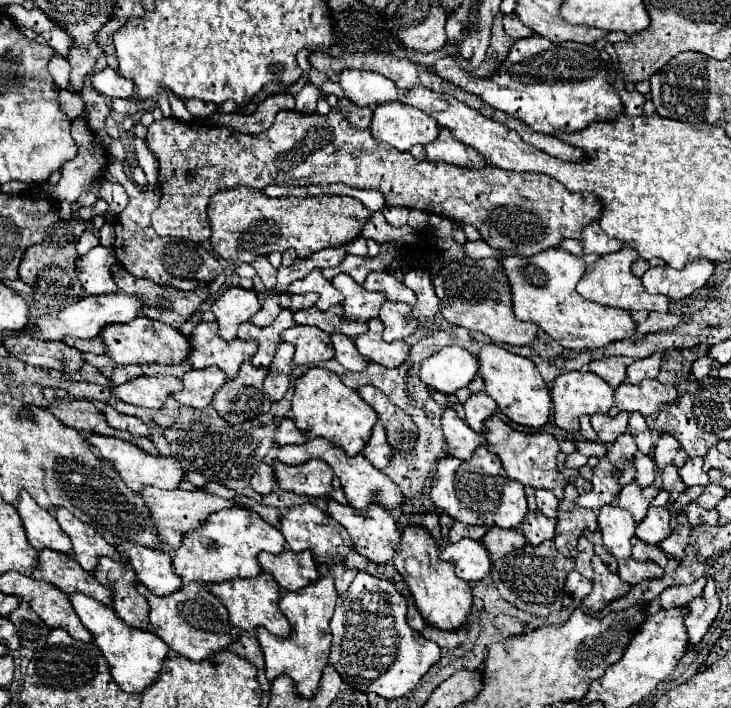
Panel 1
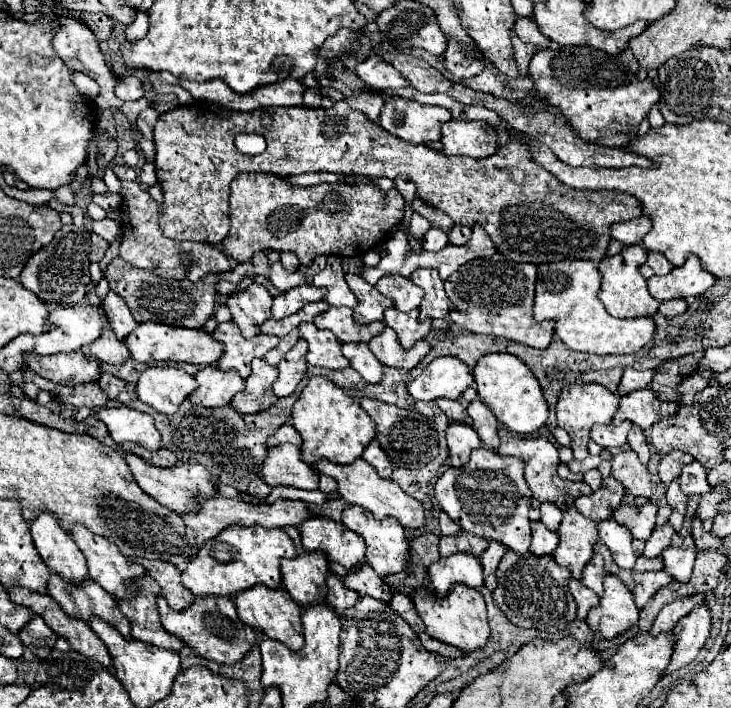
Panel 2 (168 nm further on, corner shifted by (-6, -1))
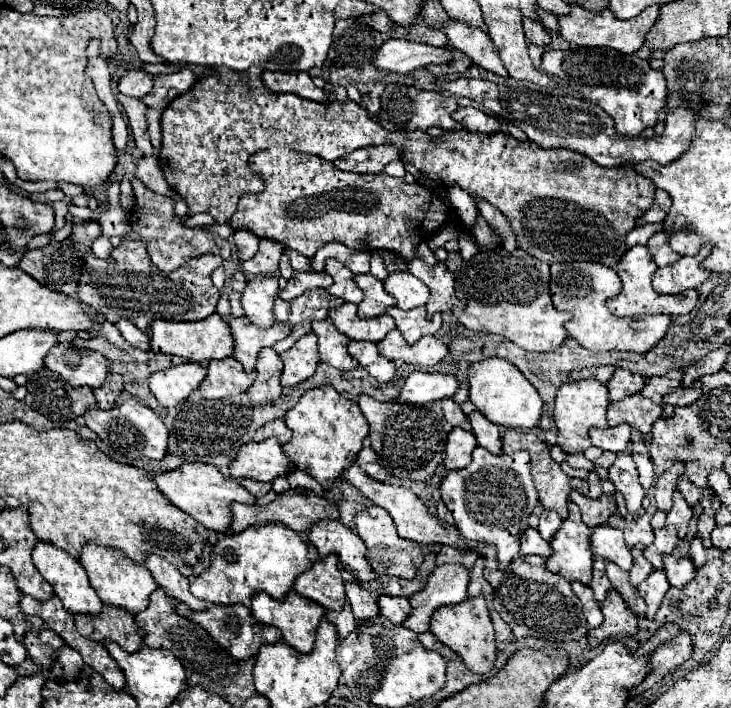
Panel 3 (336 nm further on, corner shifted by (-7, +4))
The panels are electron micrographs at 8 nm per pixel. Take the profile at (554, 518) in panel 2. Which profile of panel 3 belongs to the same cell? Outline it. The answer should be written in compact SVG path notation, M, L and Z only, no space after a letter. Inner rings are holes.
M543 510L543 514L539 516L539 526L537 526L541 536L545 540L551 540L555 532L559 530L559 526L561 526L561 516L555 510Z

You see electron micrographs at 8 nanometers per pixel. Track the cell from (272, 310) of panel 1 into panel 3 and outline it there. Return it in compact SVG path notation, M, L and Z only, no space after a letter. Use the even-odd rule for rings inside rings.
M295 272L289 278L285 290L279 292L279 298L283 298L283 300L289 302L289 300L305 294L307 290L313 290L313 288L329 288L331 282L333 282L331 276L325 274L325 272Z

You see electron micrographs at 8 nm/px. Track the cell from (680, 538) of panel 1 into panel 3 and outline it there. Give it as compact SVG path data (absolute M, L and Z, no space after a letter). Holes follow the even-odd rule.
M673 554L663 556L663 568L667 572L667 580L675 588L683 588L687 582L695 578L695 566L689 556L675 558Z

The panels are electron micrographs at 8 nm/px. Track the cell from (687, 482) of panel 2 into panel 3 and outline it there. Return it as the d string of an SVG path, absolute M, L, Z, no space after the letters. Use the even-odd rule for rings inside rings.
M679 476L677 478L677 488L681 490L681 494L683 494L683 498L689 502L689 506L693 506L693 504L697 504L703 496L709 496L713 490L707 486L707 488L697 488L687 476Z

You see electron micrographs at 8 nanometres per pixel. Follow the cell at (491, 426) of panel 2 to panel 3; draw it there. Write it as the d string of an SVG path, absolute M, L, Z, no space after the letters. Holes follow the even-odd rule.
M473 412L471 416L471 426L473 426L473 434L479 442L479 446L487 448L491 454L501 454L501 432L499 428L489 422L481 412Z

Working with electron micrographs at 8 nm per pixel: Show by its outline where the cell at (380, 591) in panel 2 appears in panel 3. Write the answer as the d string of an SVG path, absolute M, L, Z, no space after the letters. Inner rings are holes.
M347 582L345 584L345 592L347 592L347 598L351 602L351 608L353 608L353 614L359 622L363 620L369 620L369 618L375 618L379 614L379 606L377 606L377 600L379 600L379 592L377 590L365 590L359 582Z

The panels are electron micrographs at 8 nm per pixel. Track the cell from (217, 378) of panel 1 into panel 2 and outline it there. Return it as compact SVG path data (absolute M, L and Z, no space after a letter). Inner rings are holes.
M216 365L202 367L196 373L196 381L198 381L198 389L192 391L188 399L194 401L194 405L202 405L202 407L224 407L232 401L236 393L240 393L246 387L238 371L234 369L222 371Z

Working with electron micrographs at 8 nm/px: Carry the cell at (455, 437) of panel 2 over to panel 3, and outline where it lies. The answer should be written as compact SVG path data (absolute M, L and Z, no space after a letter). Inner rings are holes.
M453 428L447 438L445 448L445 466L447 470L461 470L471 462L471 452L477 446L477 440L473 432L467 432L463 428Z

